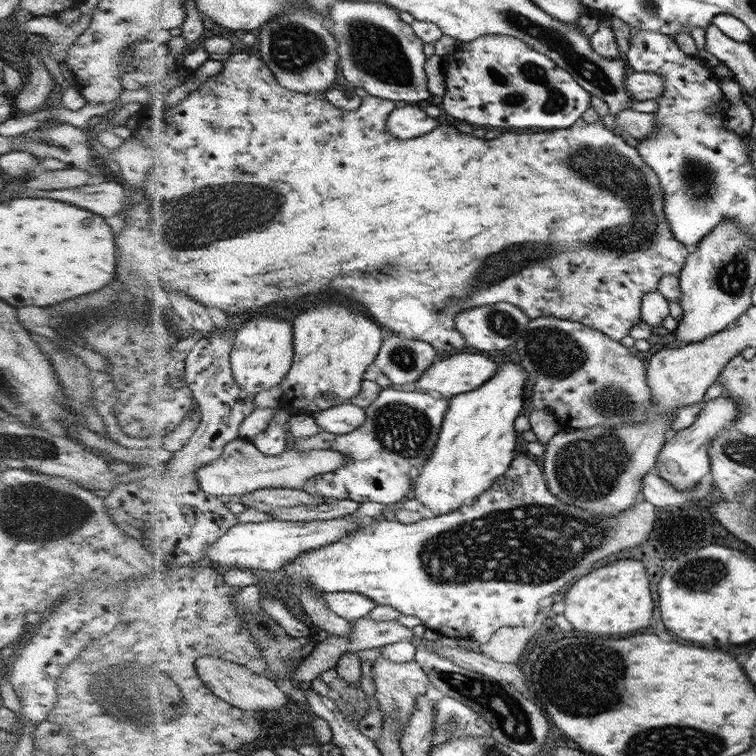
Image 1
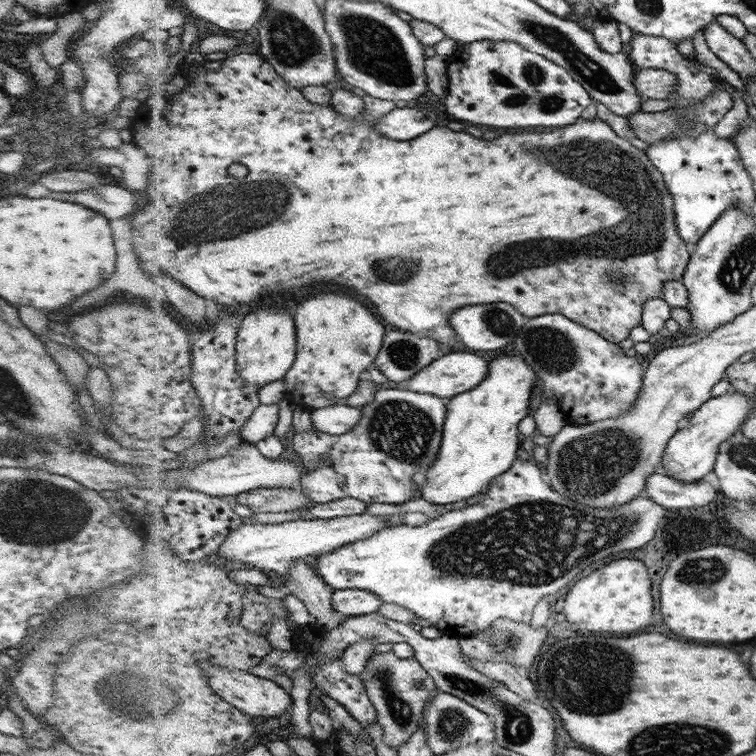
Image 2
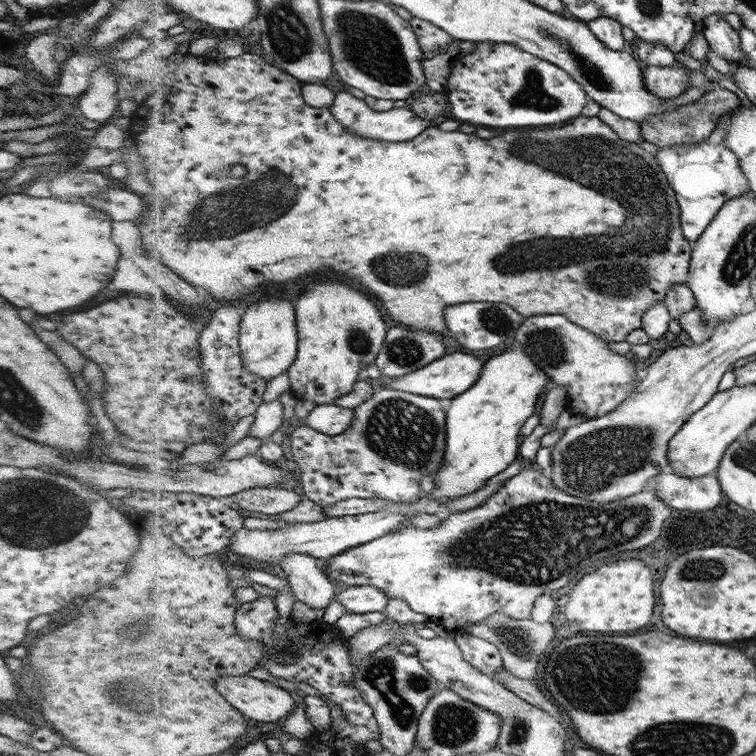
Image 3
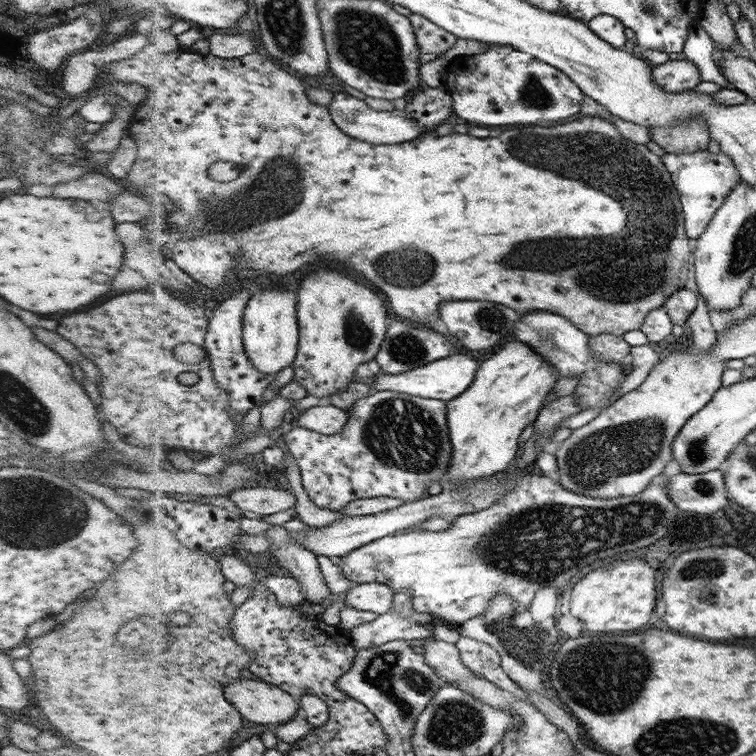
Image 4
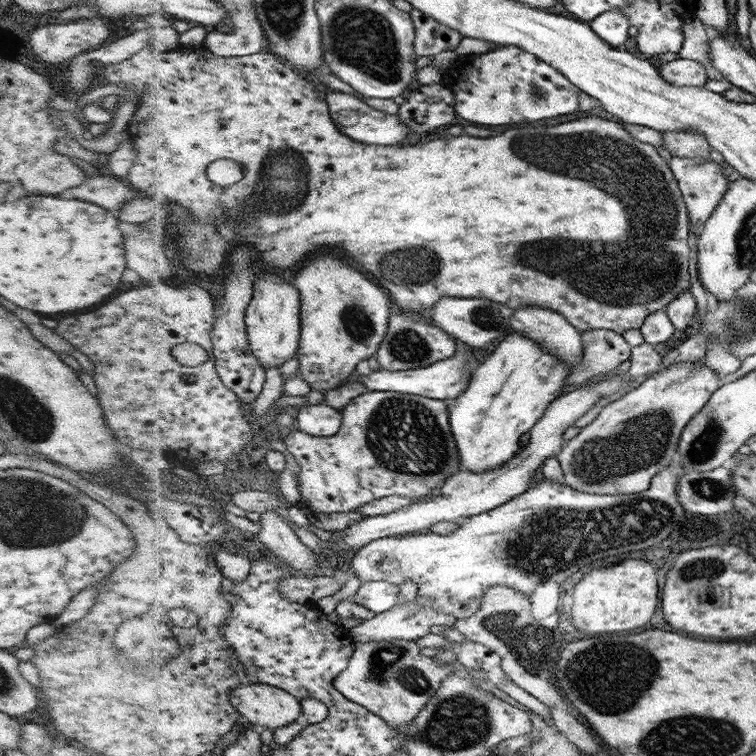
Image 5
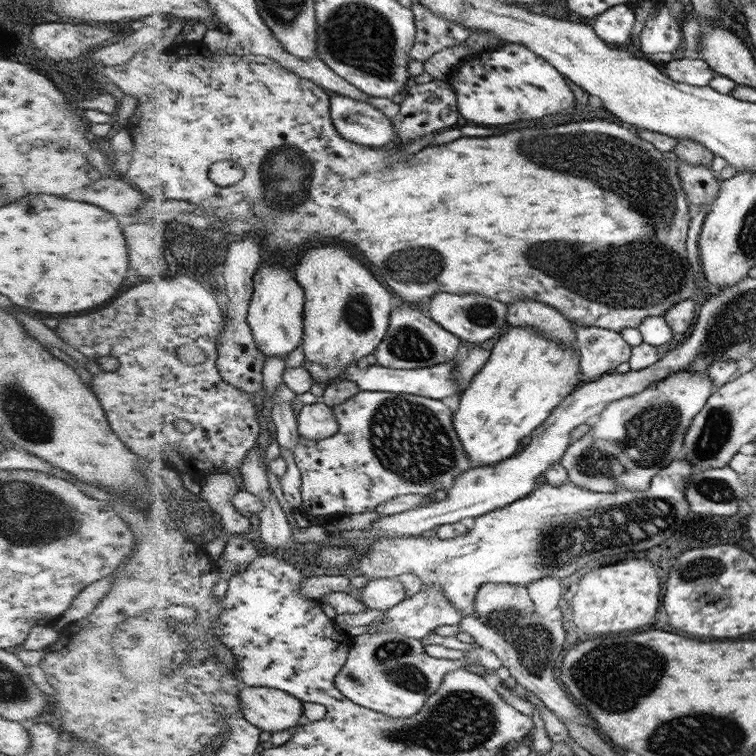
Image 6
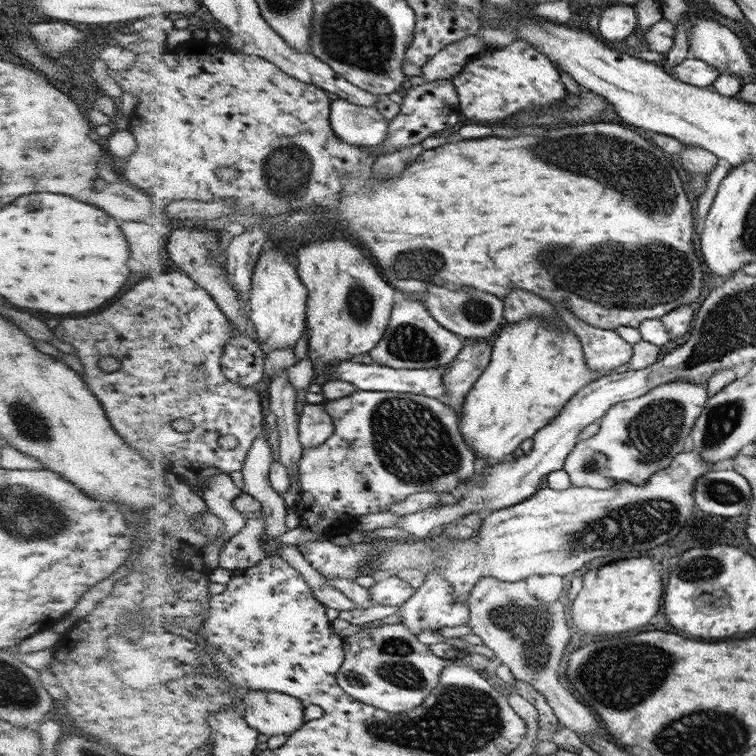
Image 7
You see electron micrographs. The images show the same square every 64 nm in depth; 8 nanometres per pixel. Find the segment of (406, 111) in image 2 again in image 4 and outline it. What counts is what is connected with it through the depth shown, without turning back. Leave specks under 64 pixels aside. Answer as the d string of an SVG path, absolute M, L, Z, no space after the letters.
M346 92L336 94L330 108L335 121L348 134L374 144L399 145L400 143L408 143L424 132L424 127L420 127L420 123L416 122L416 119L410 118L404 110L374 110L364 100Z

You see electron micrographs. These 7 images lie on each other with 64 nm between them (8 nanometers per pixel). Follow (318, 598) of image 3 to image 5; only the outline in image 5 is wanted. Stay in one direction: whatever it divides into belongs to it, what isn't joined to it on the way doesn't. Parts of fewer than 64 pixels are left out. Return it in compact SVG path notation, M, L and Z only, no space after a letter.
M280 510L266 512L260 521L263 530L259 540L278 557L284 559L288 567L302 572L308 579L316 579L321 575L319 557L306 546L300 536L294 532L288 521L280 516Z

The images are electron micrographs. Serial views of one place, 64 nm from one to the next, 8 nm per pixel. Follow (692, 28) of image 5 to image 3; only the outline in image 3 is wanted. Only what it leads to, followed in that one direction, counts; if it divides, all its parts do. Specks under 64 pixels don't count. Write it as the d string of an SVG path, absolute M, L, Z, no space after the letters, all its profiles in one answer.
M702 32L697 36L695 35L690 40L686 52L692 56L692 58L700 61L700 63L705 66L704 70L702 70L702 73L707 75L709 80L713 84L716 84L717 88L721 87L730 90L730 92L734 92L734 94L738 96L741 106L745 106L746 108L753 106L753 103L748 99L746 93L744 93L744 91L742 91L742 89L740 89L740 87L738 87L734 81L726 79L724 74L714 70L714 68L712 68L712 66L710 66L707 62L703 62L705 55L707 53L711 53L712 51L709 50L707 41L704 39Z

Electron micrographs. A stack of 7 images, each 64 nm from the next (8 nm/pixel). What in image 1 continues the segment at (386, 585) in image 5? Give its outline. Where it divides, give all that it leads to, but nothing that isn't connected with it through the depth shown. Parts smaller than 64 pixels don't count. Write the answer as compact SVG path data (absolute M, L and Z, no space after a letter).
M360 592L326 593L324 600L330 602L328 606L336 614L353 622L367 617L378 607L378 602L374 602L370 596L364 596Z

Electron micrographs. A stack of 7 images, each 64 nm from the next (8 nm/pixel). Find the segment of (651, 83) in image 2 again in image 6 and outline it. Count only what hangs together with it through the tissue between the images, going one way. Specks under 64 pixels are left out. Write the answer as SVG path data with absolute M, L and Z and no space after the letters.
M702 59L672 60L666 64L663 72L675 82L688 84L691 86L704 87L715 76L715 72Z

